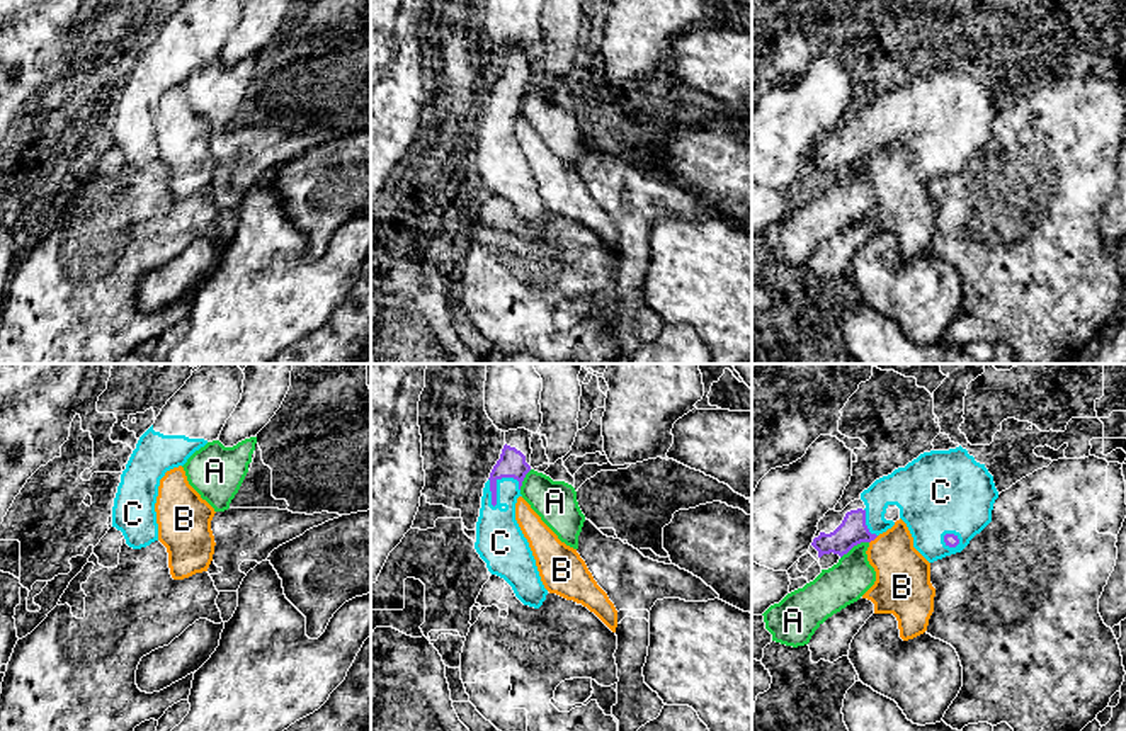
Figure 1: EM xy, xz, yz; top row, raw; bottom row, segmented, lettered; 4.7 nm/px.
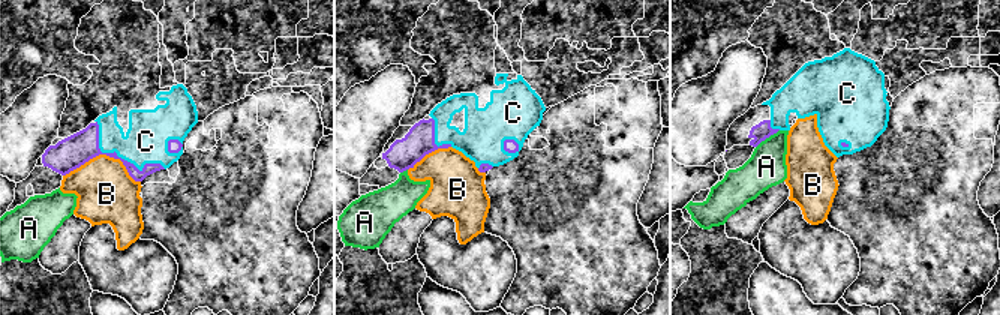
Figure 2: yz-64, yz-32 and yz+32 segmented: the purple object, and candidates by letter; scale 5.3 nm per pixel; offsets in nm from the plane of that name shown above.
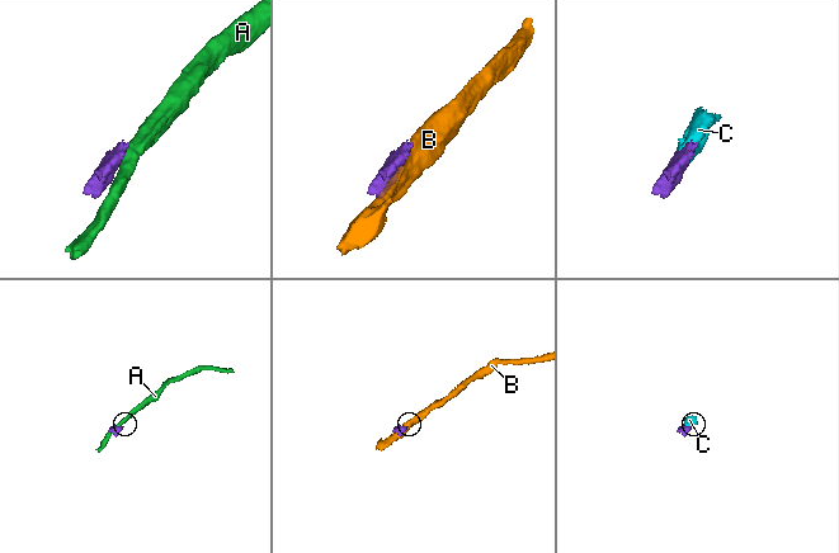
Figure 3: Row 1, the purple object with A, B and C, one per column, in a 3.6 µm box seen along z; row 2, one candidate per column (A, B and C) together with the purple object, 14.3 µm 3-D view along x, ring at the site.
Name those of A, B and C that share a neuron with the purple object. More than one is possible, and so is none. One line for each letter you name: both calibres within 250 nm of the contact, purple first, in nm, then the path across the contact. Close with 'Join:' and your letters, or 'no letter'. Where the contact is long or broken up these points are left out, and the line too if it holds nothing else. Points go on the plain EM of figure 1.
C: 130/220 nm
Join: C

